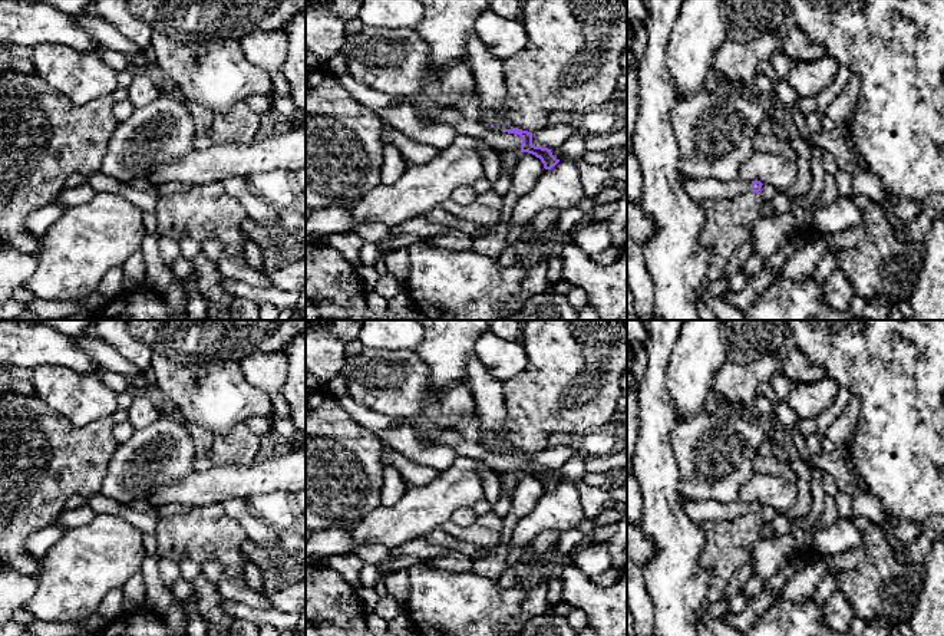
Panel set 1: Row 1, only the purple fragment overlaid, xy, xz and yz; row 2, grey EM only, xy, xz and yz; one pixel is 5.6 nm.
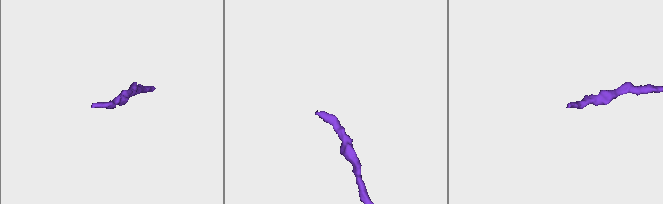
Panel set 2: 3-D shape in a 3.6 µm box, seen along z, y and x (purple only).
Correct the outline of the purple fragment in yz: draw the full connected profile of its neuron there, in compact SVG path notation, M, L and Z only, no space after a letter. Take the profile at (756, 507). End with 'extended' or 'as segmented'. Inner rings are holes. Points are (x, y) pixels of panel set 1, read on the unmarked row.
M681 498L681 507L694 523L703 523L703 521L730 520L747 514L759 514L763 505L757 501L743 502L737 500L735 502L724 504L714 501L697 502Z; extended

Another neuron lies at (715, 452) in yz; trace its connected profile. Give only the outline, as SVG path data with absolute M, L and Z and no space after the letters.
M704 409L679 419L671 446L681 498L737 501L740 488L756 472L755 459L768 438L766 422L753 415Z

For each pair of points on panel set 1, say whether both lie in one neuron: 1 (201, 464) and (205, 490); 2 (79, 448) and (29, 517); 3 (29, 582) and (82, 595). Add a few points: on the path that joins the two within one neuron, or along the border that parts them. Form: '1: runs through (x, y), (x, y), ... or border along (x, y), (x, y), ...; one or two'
1: border along (236, 464), (218, 464), (197, 471); two
2: runs through (62, 465), (29, 500); one
3: border along (38, 573), (38, 589), (22, 608); two

